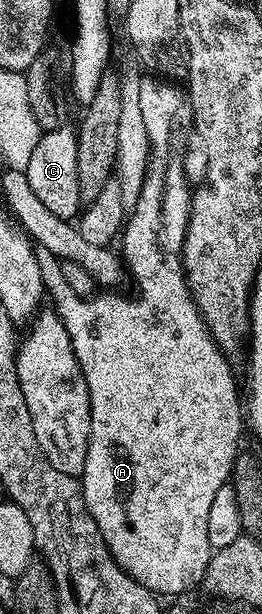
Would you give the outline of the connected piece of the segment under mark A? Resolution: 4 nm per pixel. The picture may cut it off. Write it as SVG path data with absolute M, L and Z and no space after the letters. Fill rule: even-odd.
M146 76L140 82L140 87L134 91L134 97L138 108L142 112L142 124L146 124L148 133L148 170L144 174L144 183L140 189L138 200L130 207L130 213L122 226L122 242L124 238L124 250L122 249L122 261L127 273L132 274L136 281L137 298L127 298L120 292L96 292L91 297L76 295L74 291L66 286L66 281L62 278L60 271L61 259L54 255L45 253L40 261L40 272L46 287L47 297L52 297L51 305L56 311L56 315L62 320L66 332L72 341L74 356L82 368L82 376L86 380L86 388L90 396L90 436L88 437L88 451L86 452L86 464L82 475L82 489L84 492L84 503L94 516L98 524L98 532L106 540L106 544L112 553L112 559L120 565L138 584L142 584L146 589L151 590L157 596L163 594L180 594L183 590L188 590L191 586L199 587L204 581L204 573L208 567L208 561L213 556L213 548L210 544L210 536L206 536L206 523L210 517L210 504L214 501L214 495L218 493L218 488L229 485L232 477L232 465L238 453L236 441L240 438L240 433L246 430L246 414L242 409L242 394L236 391L236 380L232 376L232 368L228 364L220 345L210 336L202 316L192 299L192 293L188 287L188 281L184 279L184 264L182 261L182 251L184 248L184 237L188 227L188 213L192 207L192 190L188 177L184 175L184 159L186 151L190 145L190 135L193 133L192 106L188 102L187 93L180 90L179 85L165 80L160 76Z

